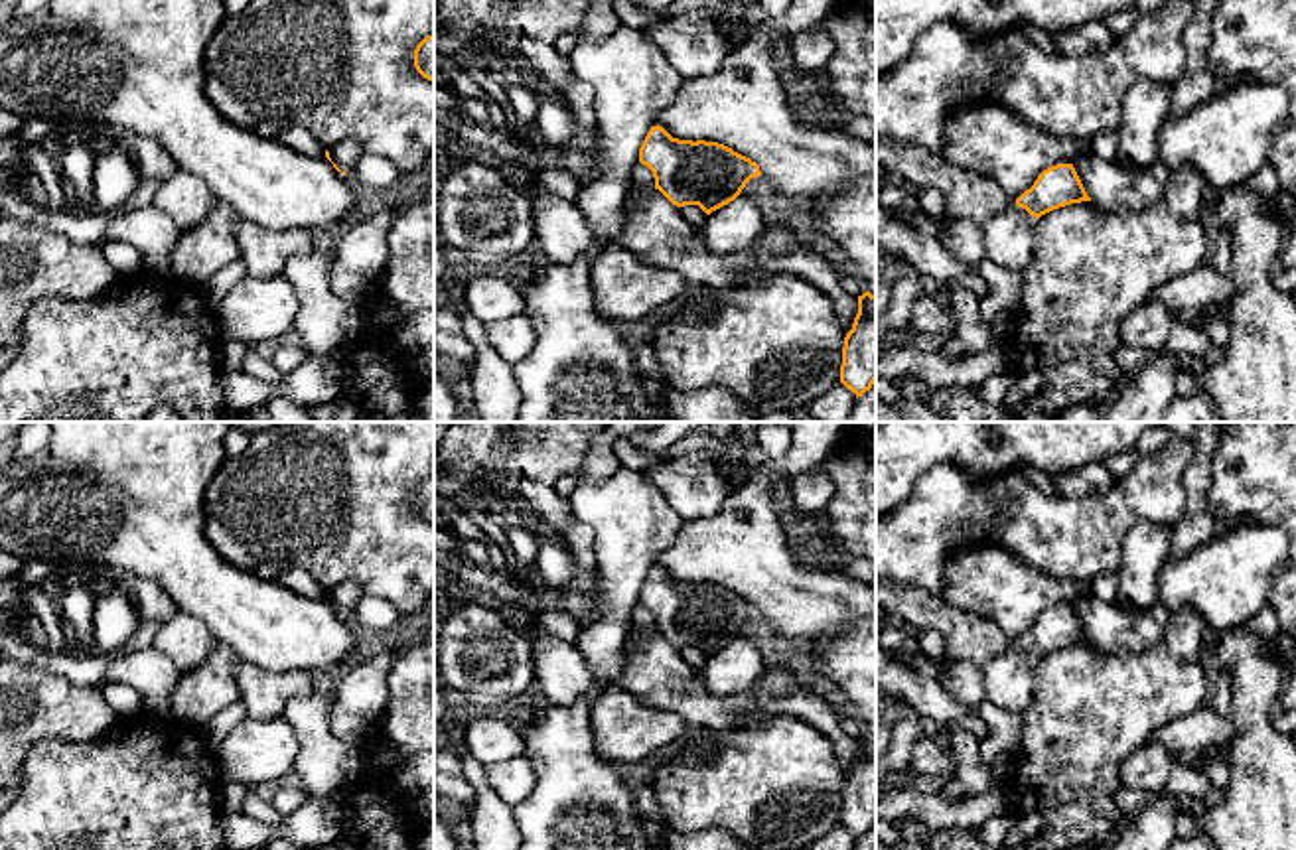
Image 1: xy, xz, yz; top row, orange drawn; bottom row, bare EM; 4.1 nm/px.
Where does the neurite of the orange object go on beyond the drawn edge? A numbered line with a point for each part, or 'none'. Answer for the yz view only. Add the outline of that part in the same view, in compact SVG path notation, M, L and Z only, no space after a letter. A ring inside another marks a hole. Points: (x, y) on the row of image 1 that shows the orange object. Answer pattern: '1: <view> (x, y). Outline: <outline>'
1: yz (1008, 237). Outline: M1016 199L980 229L984 256L1008 270L1022 272L1034 254L1034 227L1038 219L1018 207Z

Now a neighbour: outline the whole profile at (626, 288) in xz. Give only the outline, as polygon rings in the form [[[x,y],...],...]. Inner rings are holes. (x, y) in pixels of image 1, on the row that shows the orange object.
[[[613,243],[594,256],[590,282],[598,310],[619,323],[649,316],[688,288],[677,272],[653,268]]]

